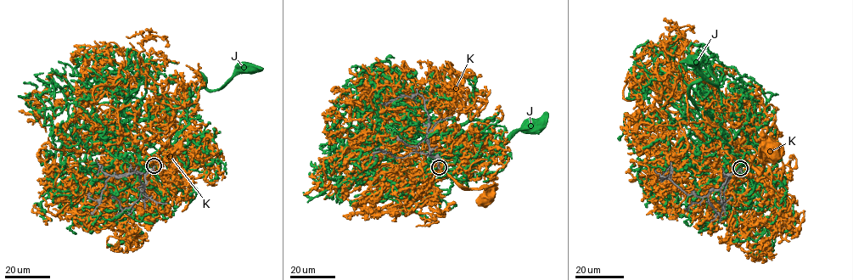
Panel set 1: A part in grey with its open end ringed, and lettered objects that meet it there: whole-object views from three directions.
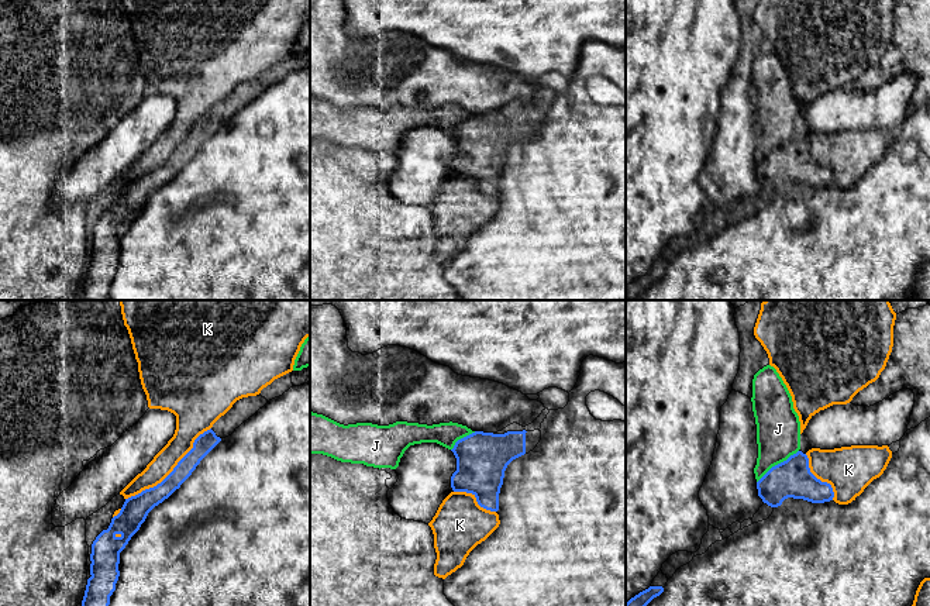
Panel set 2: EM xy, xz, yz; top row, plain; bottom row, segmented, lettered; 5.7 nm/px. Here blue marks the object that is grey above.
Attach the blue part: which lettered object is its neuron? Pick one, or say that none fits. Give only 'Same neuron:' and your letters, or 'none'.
Same neuron: none

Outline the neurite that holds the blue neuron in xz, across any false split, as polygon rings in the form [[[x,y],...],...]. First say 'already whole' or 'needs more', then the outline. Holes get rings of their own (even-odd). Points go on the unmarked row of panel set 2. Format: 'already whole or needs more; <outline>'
needs more; [[[540,114],[504,118],[475,116],[458,124],[451,134],[457,142],[452,175],[472,178],[480,192],[497,196],[507,149],[533,135],[540,124]]]

